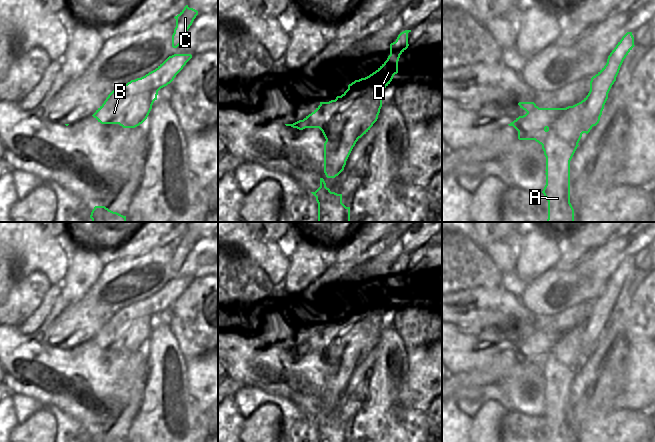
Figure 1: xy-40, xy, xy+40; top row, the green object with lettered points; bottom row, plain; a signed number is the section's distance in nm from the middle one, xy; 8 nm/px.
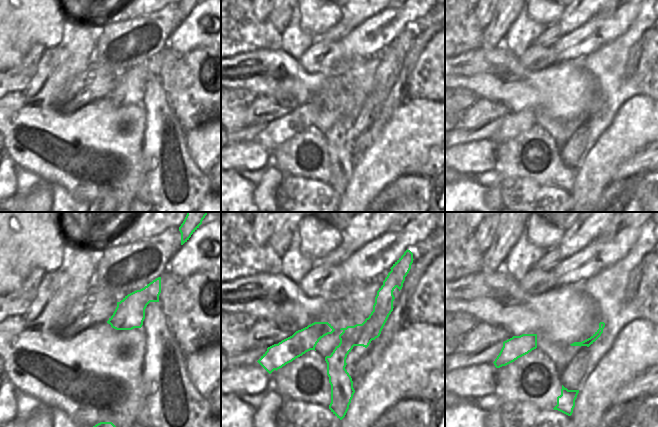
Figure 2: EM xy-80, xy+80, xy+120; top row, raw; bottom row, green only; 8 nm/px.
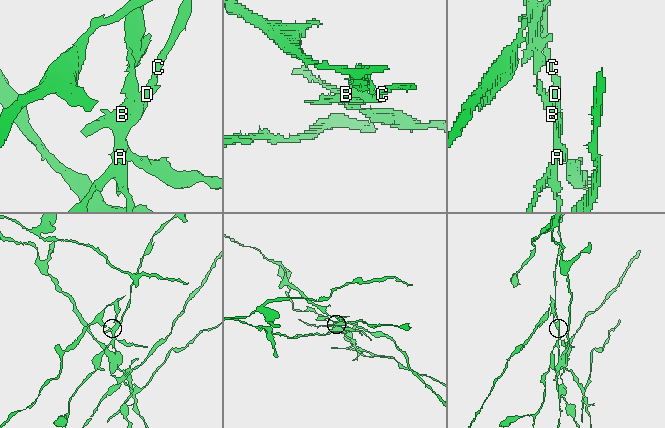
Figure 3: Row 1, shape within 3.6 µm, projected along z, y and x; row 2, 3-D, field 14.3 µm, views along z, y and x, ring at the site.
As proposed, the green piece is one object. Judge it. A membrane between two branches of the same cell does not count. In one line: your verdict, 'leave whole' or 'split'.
split

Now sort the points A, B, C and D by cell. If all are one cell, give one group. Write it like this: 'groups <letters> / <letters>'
groups A B D / C

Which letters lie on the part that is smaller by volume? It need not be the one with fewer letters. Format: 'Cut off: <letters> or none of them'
Cut off: C

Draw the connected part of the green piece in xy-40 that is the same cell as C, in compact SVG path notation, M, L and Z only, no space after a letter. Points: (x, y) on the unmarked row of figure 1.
M188 229L174 242L176 243L176 251L172 259L172 271L177 272L182 267L188 253L192 249L194 243L198 239L198 235L189 232Z

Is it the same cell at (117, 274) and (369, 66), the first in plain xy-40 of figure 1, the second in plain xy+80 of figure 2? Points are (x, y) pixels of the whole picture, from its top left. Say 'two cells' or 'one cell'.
two cells

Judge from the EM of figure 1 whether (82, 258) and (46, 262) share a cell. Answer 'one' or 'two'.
two

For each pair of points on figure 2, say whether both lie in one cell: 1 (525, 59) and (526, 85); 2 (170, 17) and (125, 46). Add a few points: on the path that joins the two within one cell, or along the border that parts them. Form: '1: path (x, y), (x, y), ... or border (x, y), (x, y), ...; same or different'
1: border (518, 58), (532, 71), (539, 71), (548, 65); different
2: path (159, 26), (149, 35), (136, 41); same

